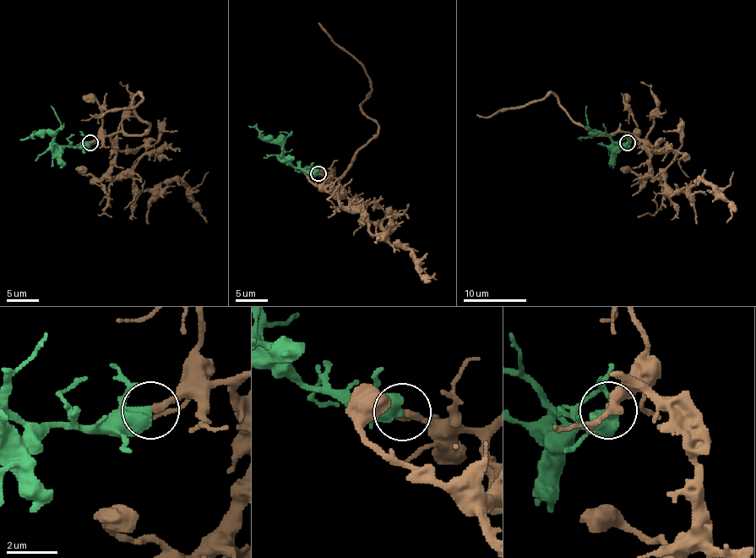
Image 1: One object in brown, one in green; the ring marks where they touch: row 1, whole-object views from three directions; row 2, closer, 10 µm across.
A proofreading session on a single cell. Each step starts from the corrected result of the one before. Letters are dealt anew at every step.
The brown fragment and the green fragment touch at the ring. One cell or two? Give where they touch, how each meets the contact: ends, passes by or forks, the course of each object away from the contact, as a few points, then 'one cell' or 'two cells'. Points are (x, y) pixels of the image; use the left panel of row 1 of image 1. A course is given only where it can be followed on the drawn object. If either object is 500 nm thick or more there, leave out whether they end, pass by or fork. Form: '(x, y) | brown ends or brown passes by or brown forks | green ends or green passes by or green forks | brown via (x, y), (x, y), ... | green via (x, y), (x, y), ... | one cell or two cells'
(89, 142) | brown via (90, 142), (121, 133), (143, 134), (149, 128), (133, 108), (138, 93), (143, 97), (136, 106), (90, 115) | green via (90, 142), (81, 142), (76, 146), (62, 146), (54, 140), (54, 133), (36, 133), (20, 140) | one cell

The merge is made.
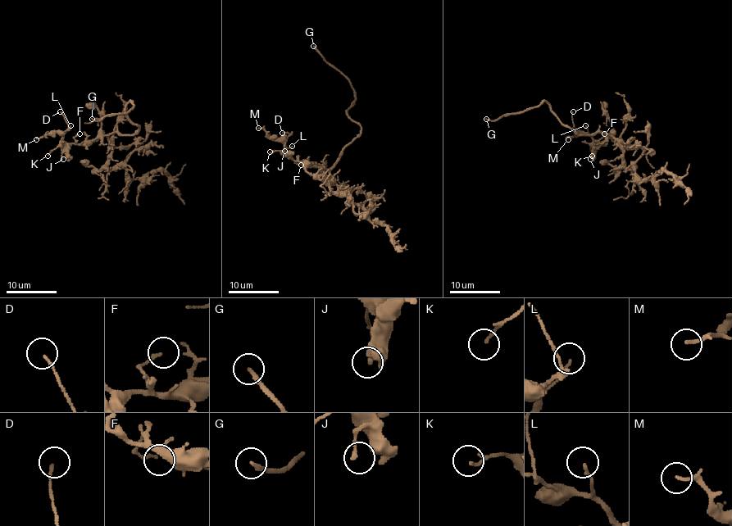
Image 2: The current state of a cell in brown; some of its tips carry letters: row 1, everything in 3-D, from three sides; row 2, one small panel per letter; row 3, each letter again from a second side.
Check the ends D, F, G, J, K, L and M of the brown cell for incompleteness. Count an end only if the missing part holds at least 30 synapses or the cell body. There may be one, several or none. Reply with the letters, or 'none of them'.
G

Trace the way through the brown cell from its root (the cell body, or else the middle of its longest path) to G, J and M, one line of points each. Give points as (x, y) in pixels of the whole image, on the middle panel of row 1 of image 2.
G: (333, 167), (340, 151), (360, 133), (360, 127), (347, 115), (355, 94), (350, 81), (313, 46)
J: (333, 167), (306, 165), (302, 162), (293, 160), (284, 151)
M: (333, 167), (319, 168), (291, 160), (284, 153), (284, 146), (280, 142), (275, 140), (261, 128), (258, 128)

